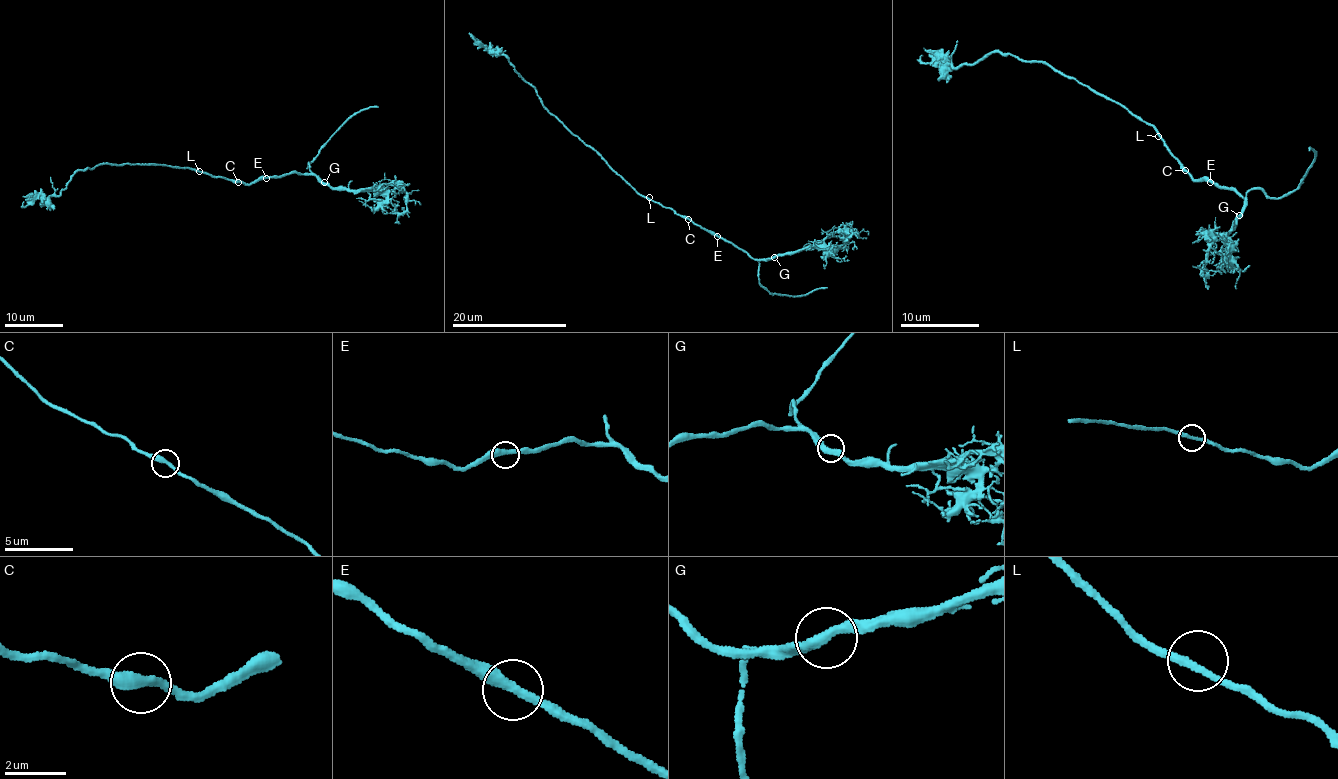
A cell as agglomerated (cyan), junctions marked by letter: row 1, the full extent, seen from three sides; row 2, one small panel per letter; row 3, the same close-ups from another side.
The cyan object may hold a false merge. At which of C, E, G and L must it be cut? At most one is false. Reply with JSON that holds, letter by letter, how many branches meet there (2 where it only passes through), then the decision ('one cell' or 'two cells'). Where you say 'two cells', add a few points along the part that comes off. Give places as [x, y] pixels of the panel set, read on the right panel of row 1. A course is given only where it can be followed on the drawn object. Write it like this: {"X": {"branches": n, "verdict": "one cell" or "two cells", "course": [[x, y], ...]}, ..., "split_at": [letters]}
{"C": {"branches": 2, "verdict": "one cell"}, "E": {"branches": 2, "verdict": "one cell"}, "G": {"branches": 2, "verdict": "one cell"}, "L": {"branches": 2, "verdict": "one cell"}, "split_at": []}

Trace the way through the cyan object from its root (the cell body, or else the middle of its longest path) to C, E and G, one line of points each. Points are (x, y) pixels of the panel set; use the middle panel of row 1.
C: (649, 199), (688, 219)
E: (649, 199), (687, 216), (717, 236)
G: (649, 199), (687, 216), (754, 258), (770, 260), (774, 257)

